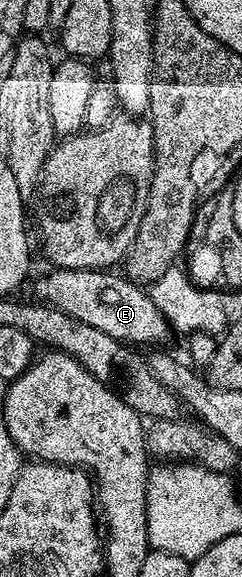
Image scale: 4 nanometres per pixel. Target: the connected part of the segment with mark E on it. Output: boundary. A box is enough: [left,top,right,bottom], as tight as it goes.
[35,268,170,346]

